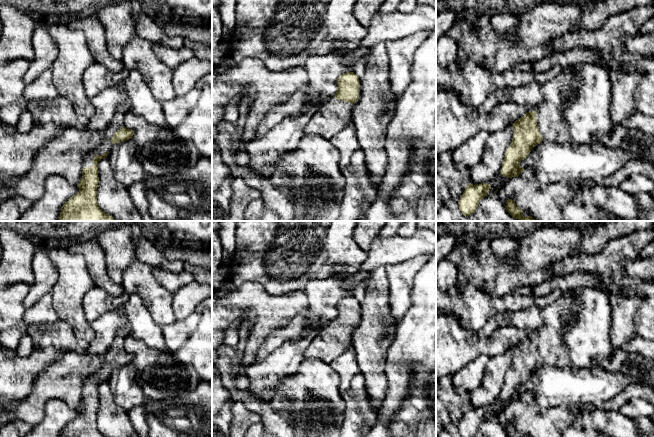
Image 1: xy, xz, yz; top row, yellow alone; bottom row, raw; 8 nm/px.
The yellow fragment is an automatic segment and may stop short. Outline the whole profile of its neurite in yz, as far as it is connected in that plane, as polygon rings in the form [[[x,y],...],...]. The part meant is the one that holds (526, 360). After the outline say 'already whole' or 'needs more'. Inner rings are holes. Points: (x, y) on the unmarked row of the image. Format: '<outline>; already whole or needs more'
[[[575,291],[563,292],[555,302],[541,309],[542,328],[512,348],[513,363],[503,383],[502,400],[519,400],[525,394],[520,386],[542,365],[576,367],[571,361],[563,335],[565,327],[575,318]]]; needs more

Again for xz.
[[[354,296],[343,297],[337,303],[337,316],[332,323],[326,325],[306,348],[305,355],[309,359],[317,359],[331,364],[346,350],[352,348],[353,328],[359,323],[359,300]]]; needs more

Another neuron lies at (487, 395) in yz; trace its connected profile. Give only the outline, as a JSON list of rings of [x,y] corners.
[[[513,349],[490,357],[485,368],[481,385],[467,394],[465,403],[467,408],[494,408],[497,406],[507,372],[513,363]]]

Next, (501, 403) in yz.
[[[500,398],[498,404],[496,407],[494,408],[490,408],[491,409],[491,413],[488,415],[488,418],[491,419],[491,418],[494,418],[494,416],[498,413],[498,411],[505,407],[506,405],[508,405],[510,403],[510,401],[504,401]]]

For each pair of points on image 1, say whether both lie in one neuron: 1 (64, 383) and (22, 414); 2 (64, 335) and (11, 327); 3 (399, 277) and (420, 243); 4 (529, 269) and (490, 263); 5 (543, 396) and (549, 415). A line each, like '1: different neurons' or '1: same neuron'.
1: same neuron
2: different neurons
3: different neurons
4: same neuron
5: different neurons

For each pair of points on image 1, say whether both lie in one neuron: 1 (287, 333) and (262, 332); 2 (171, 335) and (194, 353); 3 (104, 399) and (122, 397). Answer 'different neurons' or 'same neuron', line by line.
1: different neurons
2: different neurons
3: different neurons

